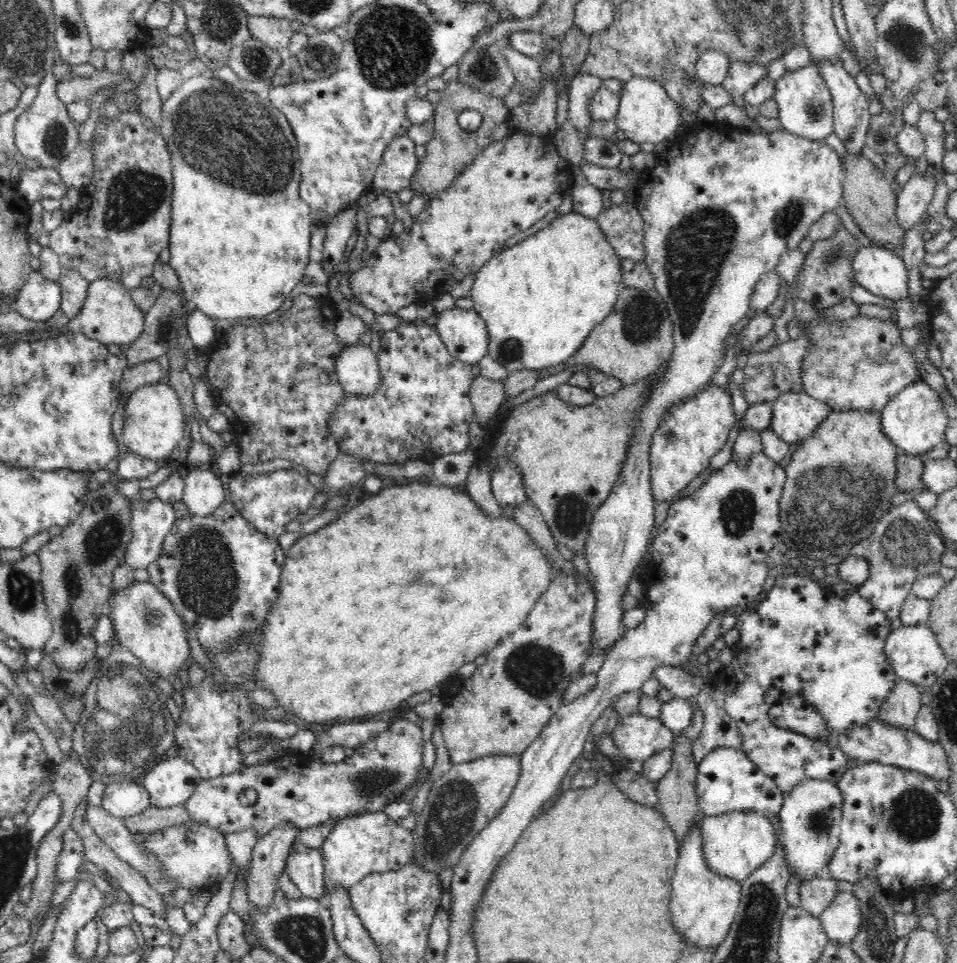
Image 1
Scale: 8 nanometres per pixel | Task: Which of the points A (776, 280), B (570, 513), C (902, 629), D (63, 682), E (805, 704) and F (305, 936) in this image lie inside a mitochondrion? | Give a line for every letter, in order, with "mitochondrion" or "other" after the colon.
A: other
B: mitochondrion
C: other
D: mitochondrion
E: other
F: mitochondrion

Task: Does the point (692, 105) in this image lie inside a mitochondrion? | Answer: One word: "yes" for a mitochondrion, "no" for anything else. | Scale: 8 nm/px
no

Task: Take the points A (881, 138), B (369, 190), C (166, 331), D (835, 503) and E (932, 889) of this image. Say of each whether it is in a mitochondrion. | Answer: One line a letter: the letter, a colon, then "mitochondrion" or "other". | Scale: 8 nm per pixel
A: other
B: other
C: mitochondrion
D: mitochondrion
E: other

